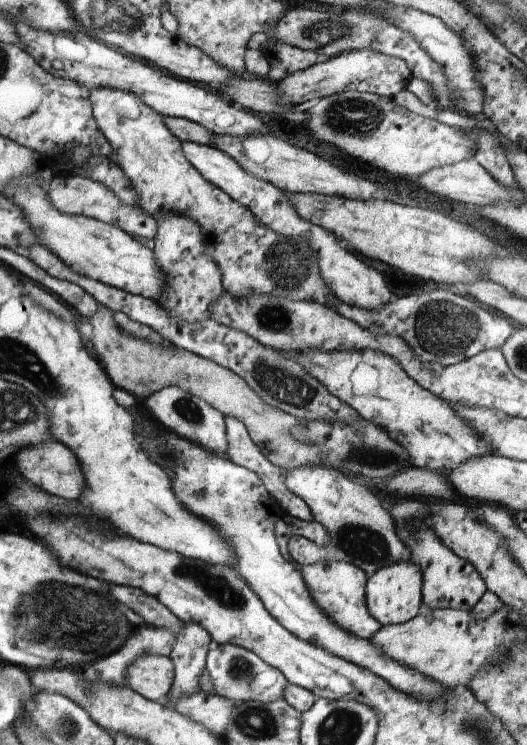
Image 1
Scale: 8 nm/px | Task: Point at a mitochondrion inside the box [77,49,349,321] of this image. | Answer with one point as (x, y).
(286, 265)

